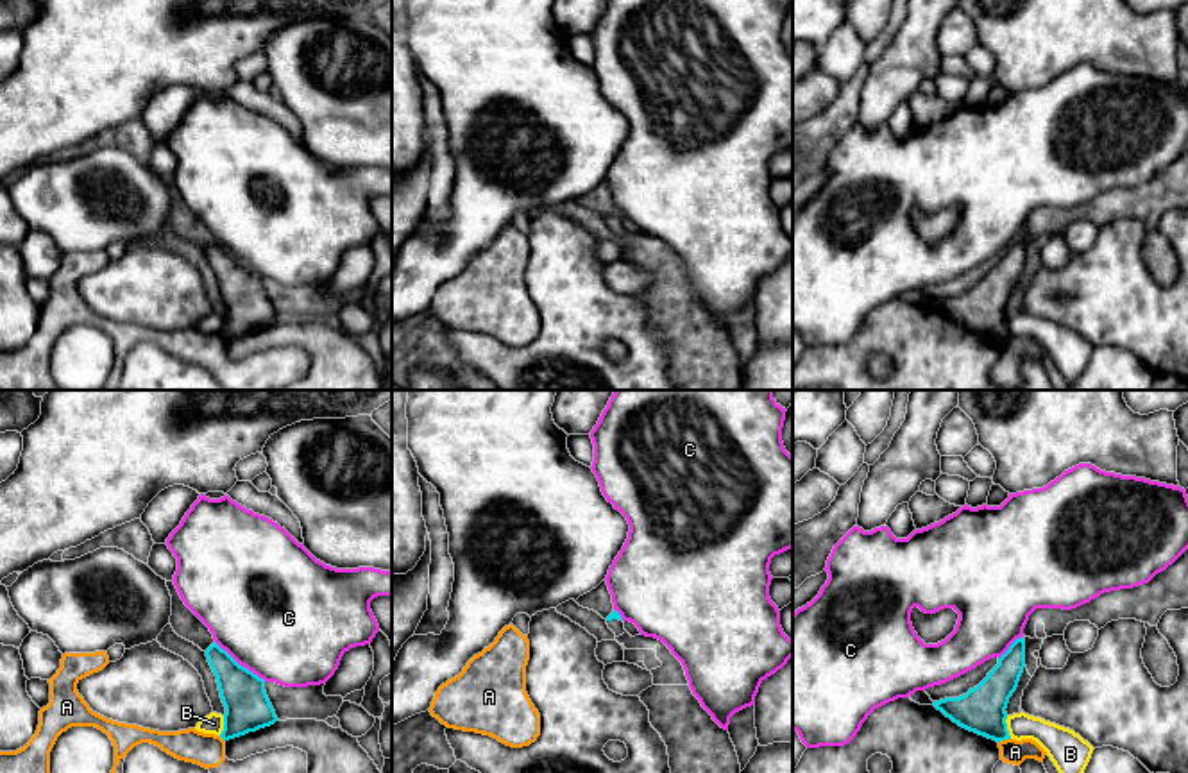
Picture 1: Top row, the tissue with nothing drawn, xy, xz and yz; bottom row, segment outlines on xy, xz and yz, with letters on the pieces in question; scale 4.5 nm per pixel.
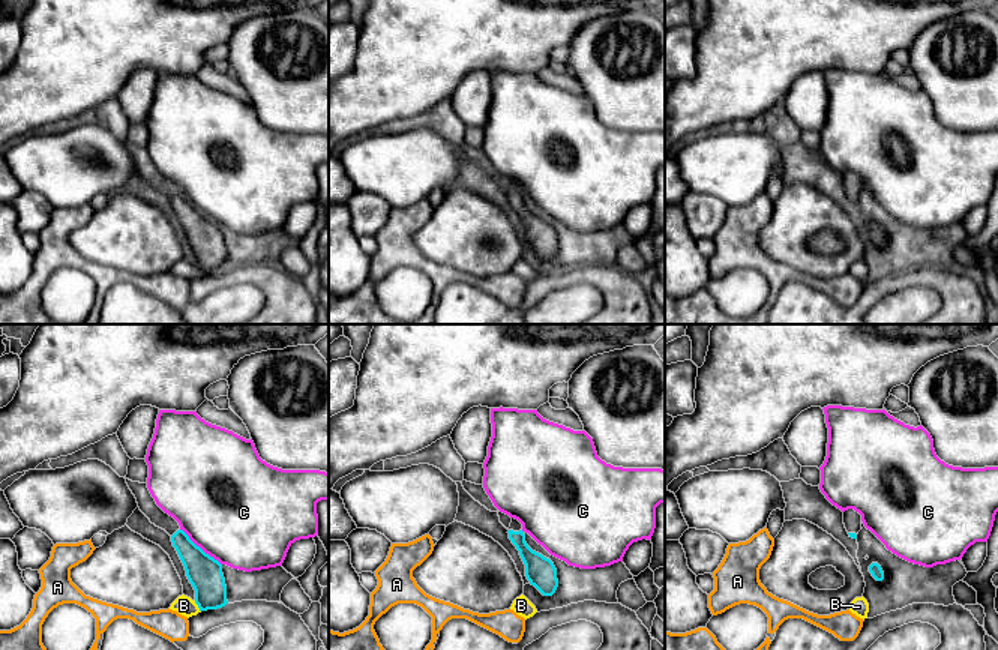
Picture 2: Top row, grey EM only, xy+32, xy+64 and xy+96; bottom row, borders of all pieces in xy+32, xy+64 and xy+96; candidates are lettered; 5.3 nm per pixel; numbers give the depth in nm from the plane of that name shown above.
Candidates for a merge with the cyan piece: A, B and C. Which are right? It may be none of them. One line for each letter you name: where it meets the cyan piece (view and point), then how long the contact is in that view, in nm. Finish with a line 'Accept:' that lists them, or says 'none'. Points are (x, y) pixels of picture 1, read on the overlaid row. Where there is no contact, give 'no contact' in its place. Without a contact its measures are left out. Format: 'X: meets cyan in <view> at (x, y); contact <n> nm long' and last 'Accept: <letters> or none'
Accept: none

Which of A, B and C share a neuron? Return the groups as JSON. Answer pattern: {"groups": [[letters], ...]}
{"groups": [["A"], ["B"], ["C"]]}

